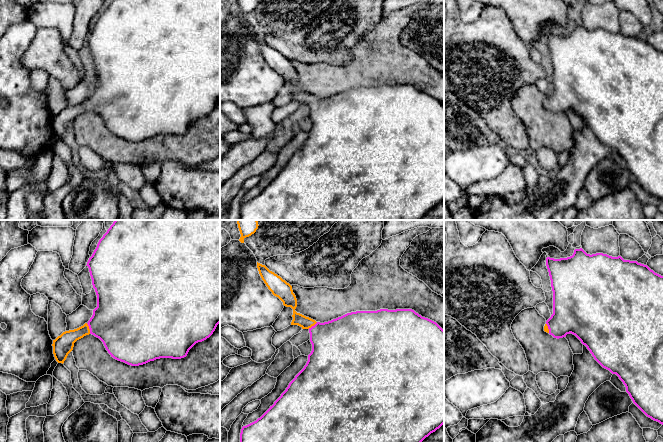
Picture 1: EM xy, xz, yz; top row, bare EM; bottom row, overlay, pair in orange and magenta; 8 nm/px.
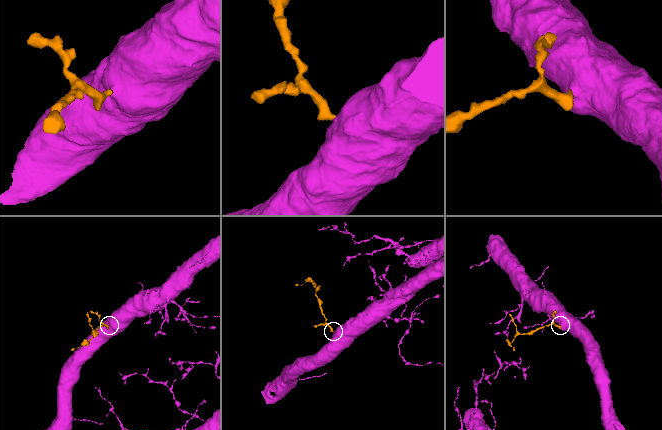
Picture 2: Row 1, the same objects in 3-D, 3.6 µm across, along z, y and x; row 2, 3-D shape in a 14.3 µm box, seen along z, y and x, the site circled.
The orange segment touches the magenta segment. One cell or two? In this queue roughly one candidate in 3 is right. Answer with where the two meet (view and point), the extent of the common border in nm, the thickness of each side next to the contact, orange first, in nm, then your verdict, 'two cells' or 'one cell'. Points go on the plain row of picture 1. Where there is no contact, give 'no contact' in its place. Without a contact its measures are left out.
contact xy (88, 104); length 90 nm; calibres 160 and 420 nm; one cell

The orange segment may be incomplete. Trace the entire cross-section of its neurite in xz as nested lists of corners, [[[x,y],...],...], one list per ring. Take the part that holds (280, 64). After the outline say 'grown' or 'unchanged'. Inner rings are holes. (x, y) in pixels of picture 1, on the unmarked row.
[[[257,38],[259,50],[283,81],[293,85],[291,101],[308,105],[312,127],[304,144],[289,159],[286,166],[272,182],[256,197],[243,202],[239,220],[420,220],[444,200],[444,106],[434,97],[422,93],[412,85],[380,85],[347,89],[328,98],[320,99],[295,87],[297,75],[292,62],[280,52]]]; grown

